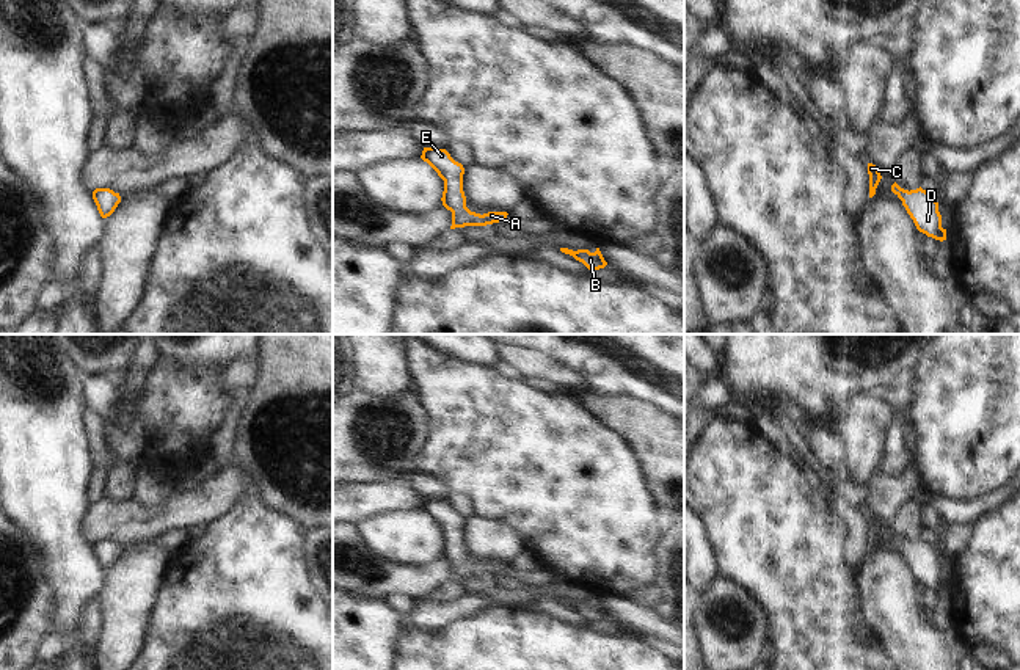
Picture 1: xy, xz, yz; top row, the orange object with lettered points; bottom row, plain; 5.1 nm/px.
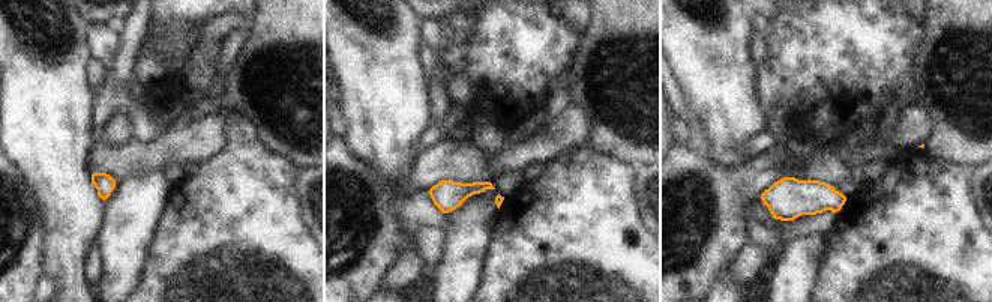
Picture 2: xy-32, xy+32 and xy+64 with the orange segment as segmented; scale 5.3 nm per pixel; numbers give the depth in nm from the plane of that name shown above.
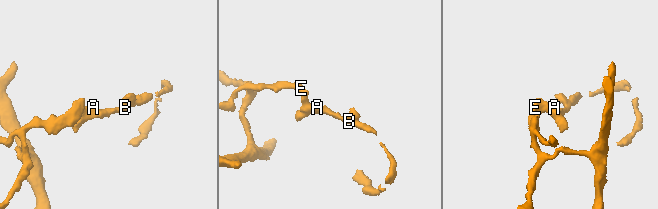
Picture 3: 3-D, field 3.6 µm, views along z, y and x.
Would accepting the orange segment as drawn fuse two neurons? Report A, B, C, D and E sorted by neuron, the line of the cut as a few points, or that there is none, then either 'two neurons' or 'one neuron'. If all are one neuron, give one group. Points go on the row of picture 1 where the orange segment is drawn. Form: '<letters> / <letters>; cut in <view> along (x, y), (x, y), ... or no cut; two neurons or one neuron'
A B C D E; no cut; one neuron

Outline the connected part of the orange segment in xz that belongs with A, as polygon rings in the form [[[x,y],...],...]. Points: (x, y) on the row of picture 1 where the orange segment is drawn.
[[[424,147],[421,158],[427,162],[438,176],[444,180],[443,206],[452,212],[452,226],[486,226],[499,223],[507,218],[507,212],[475,213],[466,207],[466,196],[463,191],[464,168],[455,162],[446,149]]]

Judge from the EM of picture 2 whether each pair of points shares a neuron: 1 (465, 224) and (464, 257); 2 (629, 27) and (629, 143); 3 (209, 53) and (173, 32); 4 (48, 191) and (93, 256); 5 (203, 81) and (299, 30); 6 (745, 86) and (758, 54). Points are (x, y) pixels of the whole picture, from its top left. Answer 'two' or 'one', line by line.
1: one
2: one
3: two
4: two
5: two
6: two

